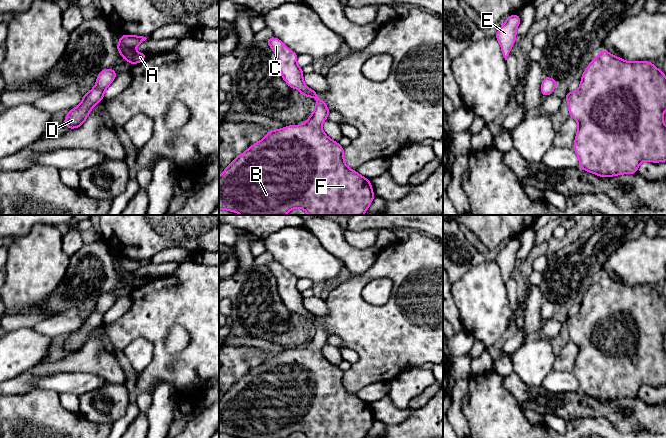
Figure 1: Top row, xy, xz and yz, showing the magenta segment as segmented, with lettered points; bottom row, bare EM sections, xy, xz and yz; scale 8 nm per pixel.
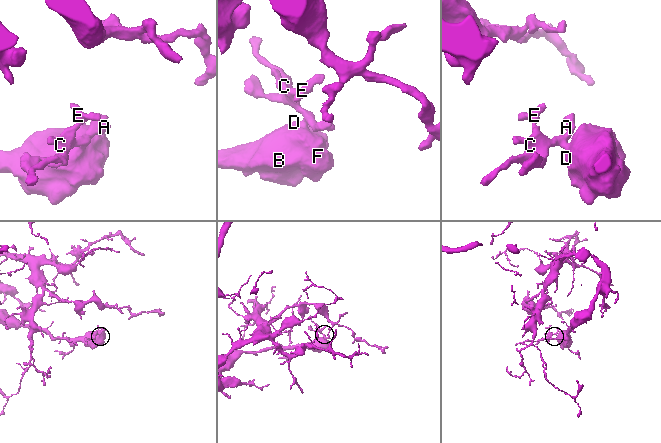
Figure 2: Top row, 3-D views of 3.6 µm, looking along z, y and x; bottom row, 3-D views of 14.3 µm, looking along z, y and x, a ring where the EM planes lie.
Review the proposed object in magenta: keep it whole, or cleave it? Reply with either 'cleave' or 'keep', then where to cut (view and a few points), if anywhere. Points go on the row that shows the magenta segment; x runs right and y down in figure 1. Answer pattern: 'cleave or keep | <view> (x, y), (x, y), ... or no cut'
keep | no cut

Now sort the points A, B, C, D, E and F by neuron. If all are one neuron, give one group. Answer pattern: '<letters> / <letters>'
A B C D E F

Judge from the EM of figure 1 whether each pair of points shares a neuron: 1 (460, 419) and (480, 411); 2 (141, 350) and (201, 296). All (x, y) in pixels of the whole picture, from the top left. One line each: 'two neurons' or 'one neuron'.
1: two neurons
2: two neurons

